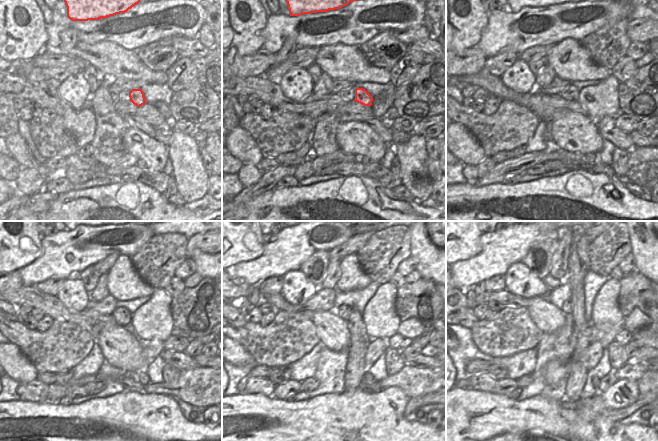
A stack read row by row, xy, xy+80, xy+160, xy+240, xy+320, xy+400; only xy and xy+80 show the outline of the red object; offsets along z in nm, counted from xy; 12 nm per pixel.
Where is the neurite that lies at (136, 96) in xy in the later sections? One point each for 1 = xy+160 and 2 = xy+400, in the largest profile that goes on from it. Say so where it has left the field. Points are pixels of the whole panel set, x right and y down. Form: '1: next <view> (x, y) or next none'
1: next xy+160 (601, 100)
2: next xy+400 (605, 310)

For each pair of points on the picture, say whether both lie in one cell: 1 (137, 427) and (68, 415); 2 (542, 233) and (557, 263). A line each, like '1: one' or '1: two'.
1: one
2: two

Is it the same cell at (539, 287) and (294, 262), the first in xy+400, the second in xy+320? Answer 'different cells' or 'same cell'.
different cells

